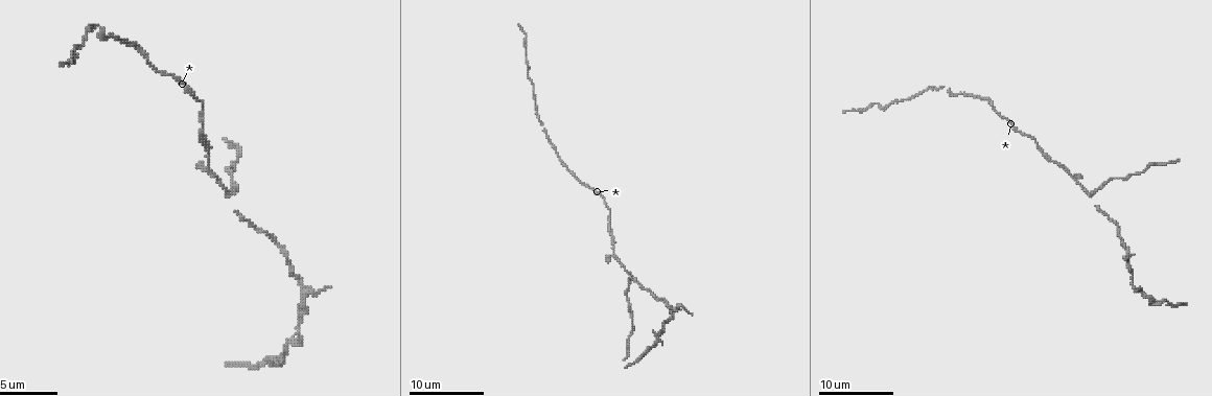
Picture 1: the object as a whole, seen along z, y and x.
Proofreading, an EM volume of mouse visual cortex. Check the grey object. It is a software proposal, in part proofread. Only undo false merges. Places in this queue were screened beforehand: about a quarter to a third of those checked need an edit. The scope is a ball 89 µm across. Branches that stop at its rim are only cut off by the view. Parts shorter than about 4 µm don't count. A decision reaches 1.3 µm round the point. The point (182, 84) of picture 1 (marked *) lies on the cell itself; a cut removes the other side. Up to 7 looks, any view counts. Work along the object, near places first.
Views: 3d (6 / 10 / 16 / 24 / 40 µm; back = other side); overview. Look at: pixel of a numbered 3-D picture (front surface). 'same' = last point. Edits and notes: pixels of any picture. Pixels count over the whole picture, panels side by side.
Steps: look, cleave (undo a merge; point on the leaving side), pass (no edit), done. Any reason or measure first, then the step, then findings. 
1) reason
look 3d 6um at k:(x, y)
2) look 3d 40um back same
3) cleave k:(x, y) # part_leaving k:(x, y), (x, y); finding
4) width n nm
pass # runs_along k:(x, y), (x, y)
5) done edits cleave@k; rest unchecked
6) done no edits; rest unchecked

two arms in line, one across
look 3d 10um at 1:(230, 194)

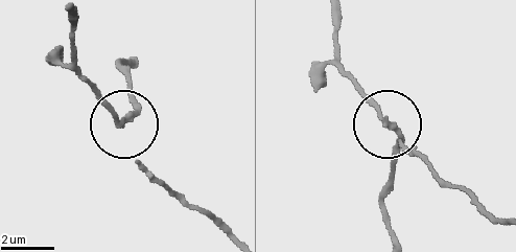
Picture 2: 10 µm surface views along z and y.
cleave 2:(130, 94) # a second cell is stuck on

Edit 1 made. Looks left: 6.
redraw
look overview

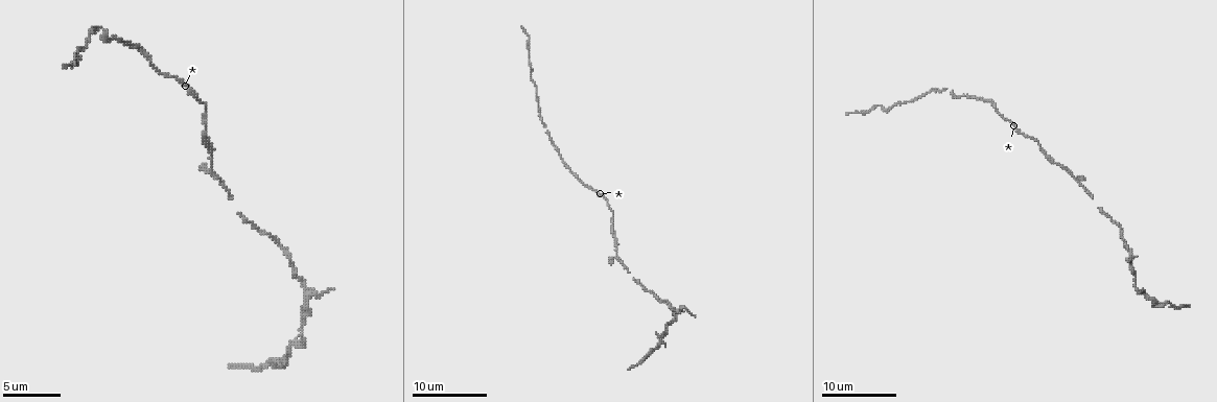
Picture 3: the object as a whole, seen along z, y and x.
calibre changes
look 3d 6um at 3:(308, 307)

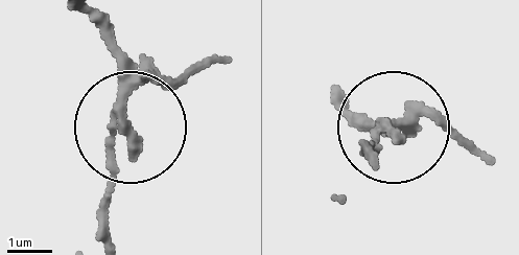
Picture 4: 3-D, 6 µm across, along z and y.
cleave 4:(113, 155) # part_leaving 4:(127, 94), (104, 236); two cells meet here

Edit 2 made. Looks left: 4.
two arms in line, one across
look 3d 10um at 3:(615, 252)

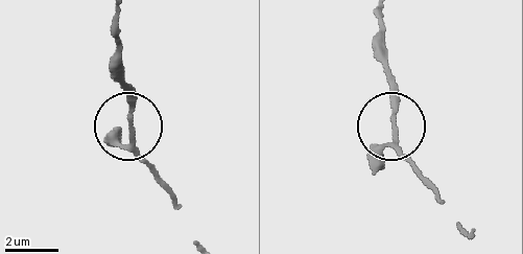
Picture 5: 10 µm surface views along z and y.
arms 3
pass # runs_along 5:(382, 14), (396, 146), (422, 184); one cell here

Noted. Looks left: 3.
done edits cleave@2, cleave@4; rest unchecked

